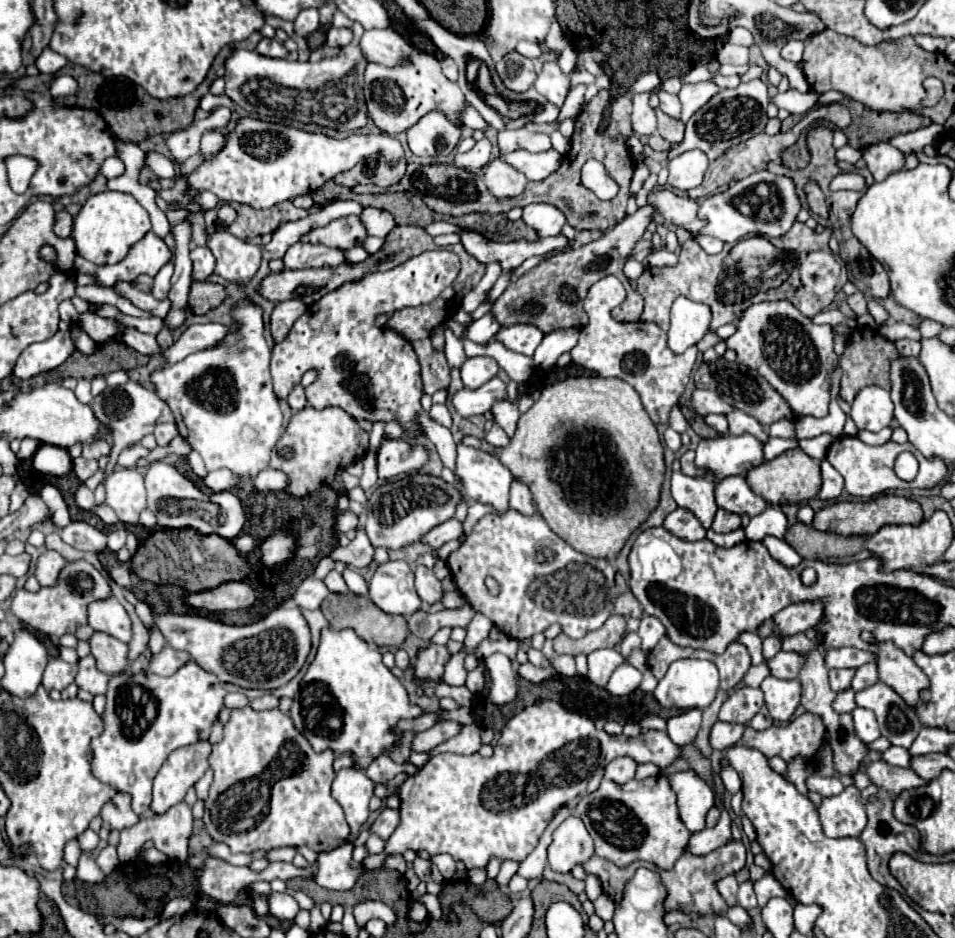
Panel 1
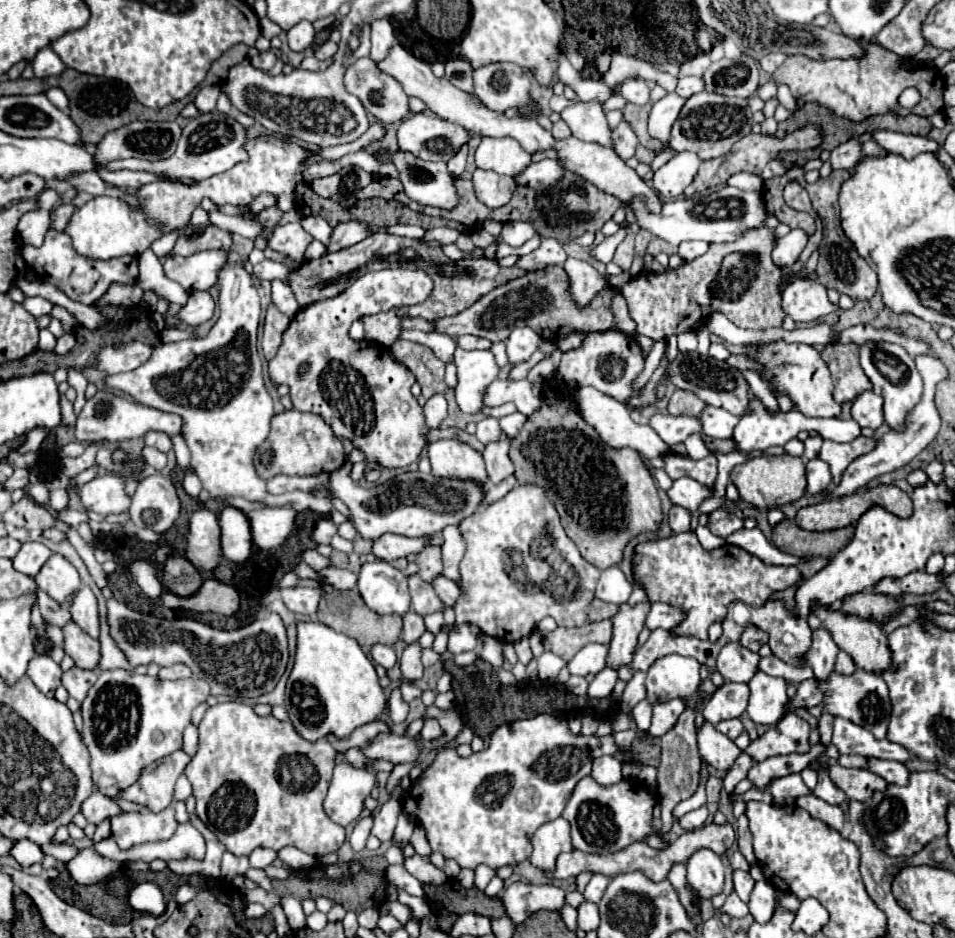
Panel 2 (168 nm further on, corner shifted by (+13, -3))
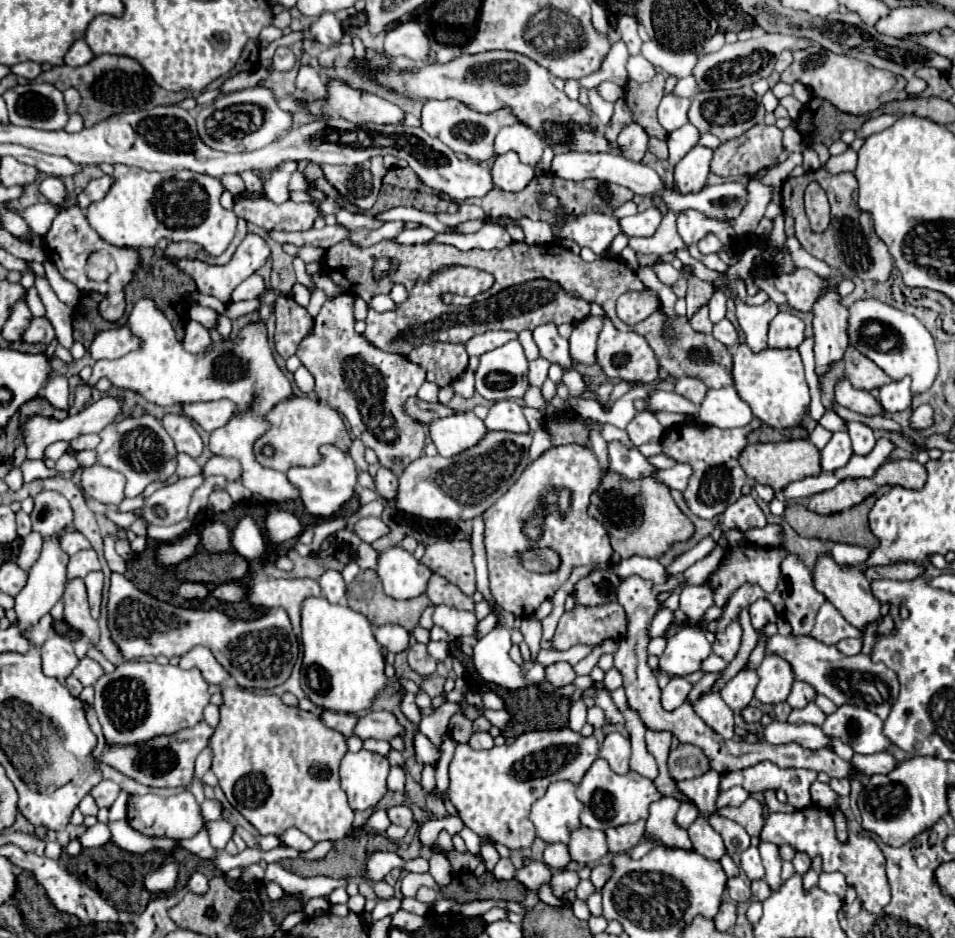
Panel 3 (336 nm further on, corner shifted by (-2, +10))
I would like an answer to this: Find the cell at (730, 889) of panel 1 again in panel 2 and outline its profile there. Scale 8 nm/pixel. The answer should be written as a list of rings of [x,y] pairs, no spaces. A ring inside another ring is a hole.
[[[697,849],[687,859],[687,881],[699,891],[701,899],[711,899],[723,889],[721,857],[709,849]]]

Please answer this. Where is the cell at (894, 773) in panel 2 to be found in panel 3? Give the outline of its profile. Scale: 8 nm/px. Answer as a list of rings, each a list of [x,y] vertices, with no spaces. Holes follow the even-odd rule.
[[[888,750],[870,754],[870,756],[854,754],[854,758],[850,762],[854,764],[856,772],[862,772],[866,776],[872,776],[872,774],[888,774],[888,772],[892,772],[898,766],[898,760]]]

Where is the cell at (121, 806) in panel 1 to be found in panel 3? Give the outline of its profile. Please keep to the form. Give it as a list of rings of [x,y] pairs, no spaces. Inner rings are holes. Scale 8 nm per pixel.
[[[102,780],[90,794],[94,796],[98,808],[110,808],[112,802],[120,794],[120,786],[116,782],[112,782],[112,780]]]

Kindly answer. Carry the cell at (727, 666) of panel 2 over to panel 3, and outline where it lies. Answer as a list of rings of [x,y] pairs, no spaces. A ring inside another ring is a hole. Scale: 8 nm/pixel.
[[[732,622],[726,632],[716,634],[716,644],[712,650],[726,662],[732,662],[732,658],[740,650],[740,644],[742,644],[742,626],[738,622]]]

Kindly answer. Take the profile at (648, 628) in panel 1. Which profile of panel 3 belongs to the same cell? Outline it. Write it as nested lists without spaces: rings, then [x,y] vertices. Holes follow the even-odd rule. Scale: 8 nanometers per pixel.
[[[706,584],[702,586],[686,586],[680,592],[680,608],[690,618],[702,618],[704,612],[712,606],[712,590]]]

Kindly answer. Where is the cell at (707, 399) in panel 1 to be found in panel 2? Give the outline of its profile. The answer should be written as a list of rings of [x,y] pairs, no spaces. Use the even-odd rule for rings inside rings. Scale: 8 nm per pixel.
[[[675,389],[667,405],[671,415],[691,415],[691,417],[697,417],[705,407],[707,405],[697,395],[683,389]]]

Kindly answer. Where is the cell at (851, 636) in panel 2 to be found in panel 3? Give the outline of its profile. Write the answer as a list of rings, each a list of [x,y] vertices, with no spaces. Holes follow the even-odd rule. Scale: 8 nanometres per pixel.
[[[830,556],[826,558],[820,558],[816,562],[816,568],[814,568],[814,586],[820,594],[824,594],[824,598],[828,602],[832,602],[836,606],[836,610],[840,610],[840,614],[844,614],[844,618],[856,626],[858,630],[866,630],[870,624],[878,624],[882,620],[882,614],[880,614],[880,602],[878,598],[872,594],[870,590],[870,580],[854,566],[850,568],[844,568],[840,564],[836,564]]]

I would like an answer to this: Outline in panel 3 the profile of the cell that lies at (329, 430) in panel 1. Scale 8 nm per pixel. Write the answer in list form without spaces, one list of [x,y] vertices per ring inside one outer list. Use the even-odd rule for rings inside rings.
[[[288,398],[272,408],[268,414],[268,422],[272,428],[256,442],[254,456],[262,466],[286,472],[292,466],[316,466],[322,460],[320,446],[332,444],[342,452],[348,452],[352,446],[352,438],[340,418],[340,414],[324,402],[304,398]]]

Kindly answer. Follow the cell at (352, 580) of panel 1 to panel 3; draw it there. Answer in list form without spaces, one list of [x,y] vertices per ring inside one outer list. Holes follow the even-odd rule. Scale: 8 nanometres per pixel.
[[[362,544],[358,550],[356,550],[356,562],[362,570],[368,570],[368,568],[376,568],[376,560],[378,560],[378,552],[370,546],[370,544]]]

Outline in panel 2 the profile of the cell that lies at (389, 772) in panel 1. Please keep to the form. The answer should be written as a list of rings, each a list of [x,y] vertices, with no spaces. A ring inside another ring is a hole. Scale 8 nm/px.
[[[349,749],[347,753],[345,753],[345,759],[349,761],[349,763],[353,763],[355,767],[365,767],[371,759],[367,759],[359,749]]]

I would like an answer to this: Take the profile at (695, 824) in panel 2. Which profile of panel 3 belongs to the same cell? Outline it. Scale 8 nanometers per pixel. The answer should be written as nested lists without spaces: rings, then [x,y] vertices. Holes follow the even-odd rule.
[[[686,802],[686,804],[680,806],[678,816],[676,816],[676,822],[678,822],[682,828],[688,828],[696,818],[698,818],[698,808],[696,808],[696,804]]]

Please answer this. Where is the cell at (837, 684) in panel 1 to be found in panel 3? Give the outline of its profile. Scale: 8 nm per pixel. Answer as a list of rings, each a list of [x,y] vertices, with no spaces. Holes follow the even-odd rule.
[[[796,680],[794,686],[792,686],[792,694],[788,696],[786,702],[788,702],[792,708],[804,708],[804,706],[808,706],[810,702],[814,702],[814,698],[816,698],[816,690],[812,690],[812,686],[808,686],[808,682]]]

